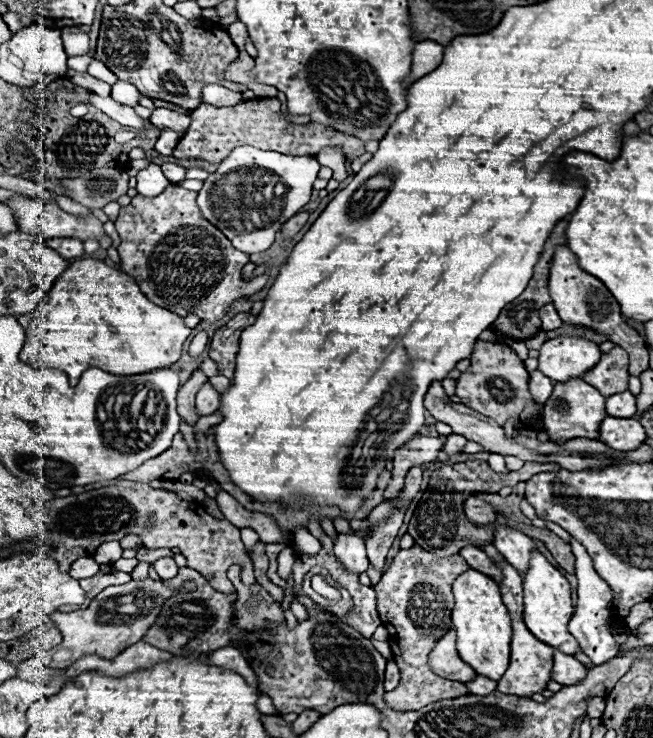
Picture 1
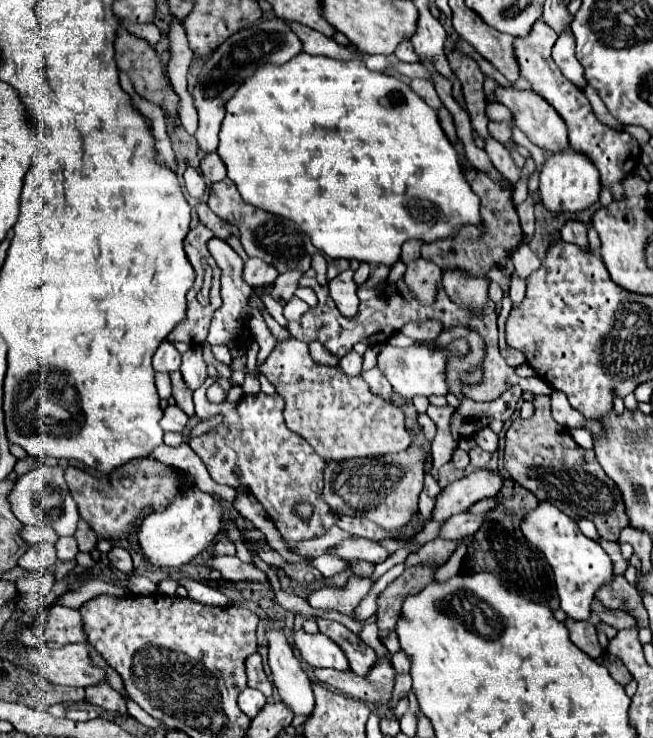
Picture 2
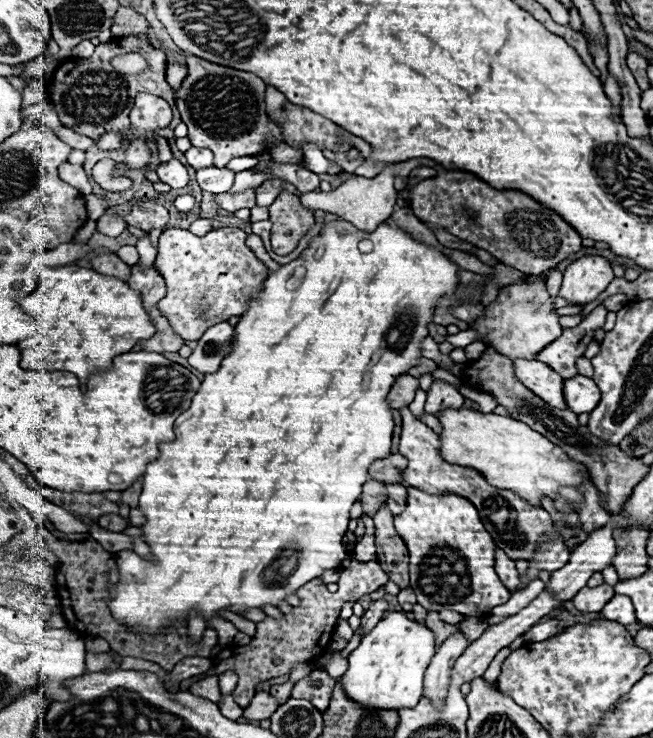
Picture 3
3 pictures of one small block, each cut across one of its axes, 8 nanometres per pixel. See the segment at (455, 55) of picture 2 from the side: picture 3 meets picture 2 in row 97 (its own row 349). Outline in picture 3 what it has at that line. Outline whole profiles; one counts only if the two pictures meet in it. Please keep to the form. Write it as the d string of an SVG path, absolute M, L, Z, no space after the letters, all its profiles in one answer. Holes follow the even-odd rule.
M472 342L472 344L468 344L468 346L464 348L464 352L466 352L466 360L468 360L468 362L478 360L478 356L482 356L484 350L486 350L486 344L482 344L482 342Z

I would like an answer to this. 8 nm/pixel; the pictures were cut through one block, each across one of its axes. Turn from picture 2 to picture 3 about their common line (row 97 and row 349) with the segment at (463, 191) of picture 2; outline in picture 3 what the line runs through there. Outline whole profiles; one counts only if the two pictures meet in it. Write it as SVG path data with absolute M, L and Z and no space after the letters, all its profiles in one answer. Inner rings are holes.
M338 220L328 222L320 236L312 240L310 246L302 252L302 256L280 266L278 272L268 274L262 294L250 302L250 310L246 310L236 324L236 344L232 352L222 360L222 366L216 374L204 376L198 394L192 398L192 406L176 418L176 440L160 444L160 458L146 466L138 510L146 516L146 522L142 524L142 536L152 548L156 562L144 560L132 550L120 550L114 554L120 580L108 588L108 608L118 622L122 622L126 628L132 628L134 632L152 636L158 634L158 630L170 628L174 622L188 622L190 612L198 612L208 622L218 618L220 610L238 614L250 608L262 608L266 604L278 606L278 602L286 600L290 594L296 594L298 588L302 588L312 578L322 576L330 568L338 568L346 554L342 536L348 530L350 508L362 494L362 484L368 480L368 464L390 454L394 420L392 410L386 404L386 392L400 374L406 374L408 368L416 366L422 358L420 340L428 336L426 324L432 322L436 300L454 292L458 284L456 270L458 266L450 262L440 250L426 248L400 228L380 224L374 232L362 232L356 230L350 222ZM360 240L370 240L372 250L360 252ZM290 558L294 558L296 564L290 572L284 572L282 568Z

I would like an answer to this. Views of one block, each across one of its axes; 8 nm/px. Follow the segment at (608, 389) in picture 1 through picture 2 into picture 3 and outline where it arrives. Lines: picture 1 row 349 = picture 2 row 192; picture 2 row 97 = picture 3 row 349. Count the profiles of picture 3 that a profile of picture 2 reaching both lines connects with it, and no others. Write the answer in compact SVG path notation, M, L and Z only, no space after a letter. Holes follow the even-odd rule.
M600 304L590 312L588 318L584 318L576 328L566 328L562 336L558 336L554 342L550 342L542 352L536 354L536 360L548 364L552 370L556 370L562 378L576 376L578 370L574 368L576 358L584 356L586 346L594 340L594 330L604 326L606 320L606 308Z

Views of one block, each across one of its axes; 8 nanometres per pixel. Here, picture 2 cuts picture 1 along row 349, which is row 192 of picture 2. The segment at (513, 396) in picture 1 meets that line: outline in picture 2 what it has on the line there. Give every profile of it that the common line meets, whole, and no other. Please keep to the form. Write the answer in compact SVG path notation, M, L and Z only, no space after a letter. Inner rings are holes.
M476 174L476 178L470 178L472 190L480 196L480 212L484 220L484 236L480 236L480 230L474 226L466 226L460 230L458 236L434 242L430 246L422 248L422 258L434 262L440 266L440 270L460 270L466 276L476 276L488 280L488 272L492 268L500 268L506 258L512 256L512 252L524 242L524 232L520 228L518 214L512 206L512 190L502 190L502 186L494 184L486 174Z

